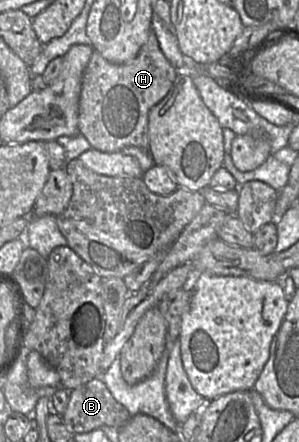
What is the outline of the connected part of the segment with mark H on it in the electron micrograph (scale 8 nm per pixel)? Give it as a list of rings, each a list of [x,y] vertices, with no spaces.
[[[153,31],[142,45],[137,56],[129,63],[114,64],[107,61],[94,50],[82,78],[79,99],[78,129],[90,143],[91,149],[112,153],[122,151],[129,146],[149,150],[148,114],[152,107],[167,96],[178,75],[160,49],[159,42]]]

